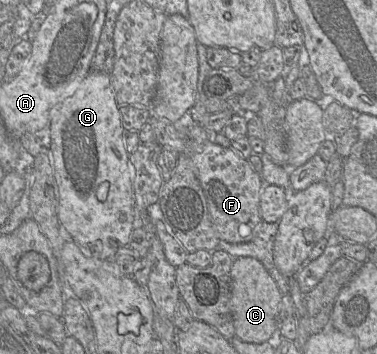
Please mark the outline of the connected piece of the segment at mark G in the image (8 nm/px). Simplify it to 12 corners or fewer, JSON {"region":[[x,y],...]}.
{"region":[[110,75],[50,111],[59,223],[93,258],[136,203]]}

